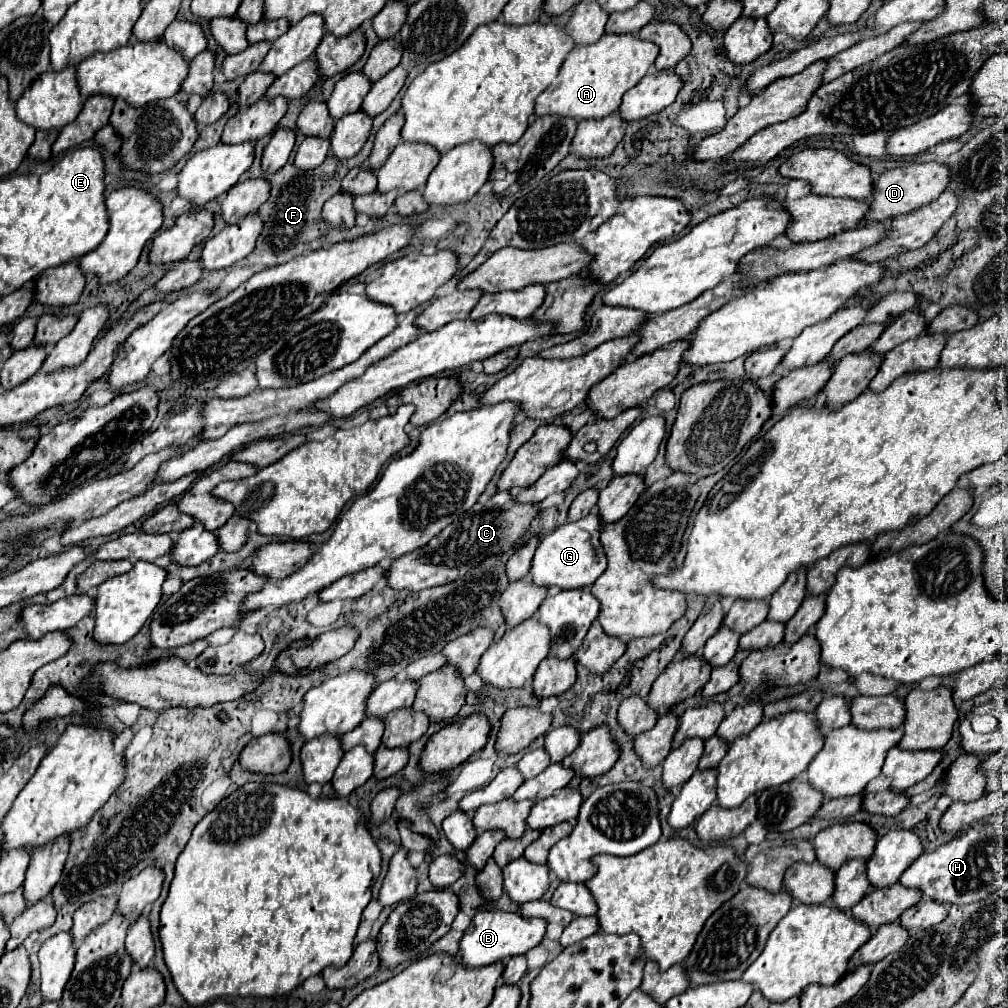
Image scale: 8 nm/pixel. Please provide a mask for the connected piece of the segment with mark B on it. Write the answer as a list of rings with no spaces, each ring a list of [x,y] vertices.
[[[478,910],[472,924],[468,926],[462,942],[462,964],[464,966],[488,966],[500,960],[508,960],[518,954],[526,954],[530,948],[538,946],[546,934],[544,918],[520,918],[520,912],[502,912],[502,910]]]

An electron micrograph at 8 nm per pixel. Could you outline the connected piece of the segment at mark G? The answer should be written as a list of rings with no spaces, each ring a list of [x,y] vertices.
[[[590,512],[586,518],[580,518],[576,522],[566,522],[558,526],[554,532],[546,534],[540,540],[540,546],[536,548],[530,578],[538,586],[560,586],[564,590],[572,588],[588,588],[596,582],[596,578],[606,570],[606,554],[600,546],[600,514]]]

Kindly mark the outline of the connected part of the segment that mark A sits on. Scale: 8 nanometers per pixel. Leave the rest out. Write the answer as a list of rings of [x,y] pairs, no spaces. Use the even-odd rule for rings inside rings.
[[[604,34],[598,42],[588,46],[576,46],[568,58],[564,60],[556,80],[536,98],[536,116],[540,114],[560,114],[560,116],[572,116],[578,120],[586,118],[604,118],[620,108],[622,96],[626,90],[636,86],[654,66],[654,60],[658,56],[658,46],[646,40],[640,40],[636,34]]]

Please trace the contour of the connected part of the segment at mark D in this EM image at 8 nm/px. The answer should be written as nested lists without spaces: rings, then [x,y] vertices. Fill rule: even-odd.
[[[922,162],[922,164],[910,164],[894,170],[886,170],[874,180],[874,194],[870,200],[870,210],[860,222],[860,226],[866,226],[870,222],[884,222],[888,218],[896,218],[900,214],[908,214],[932,200],[936,200],[948,186],[950,170],[938,162]]]

